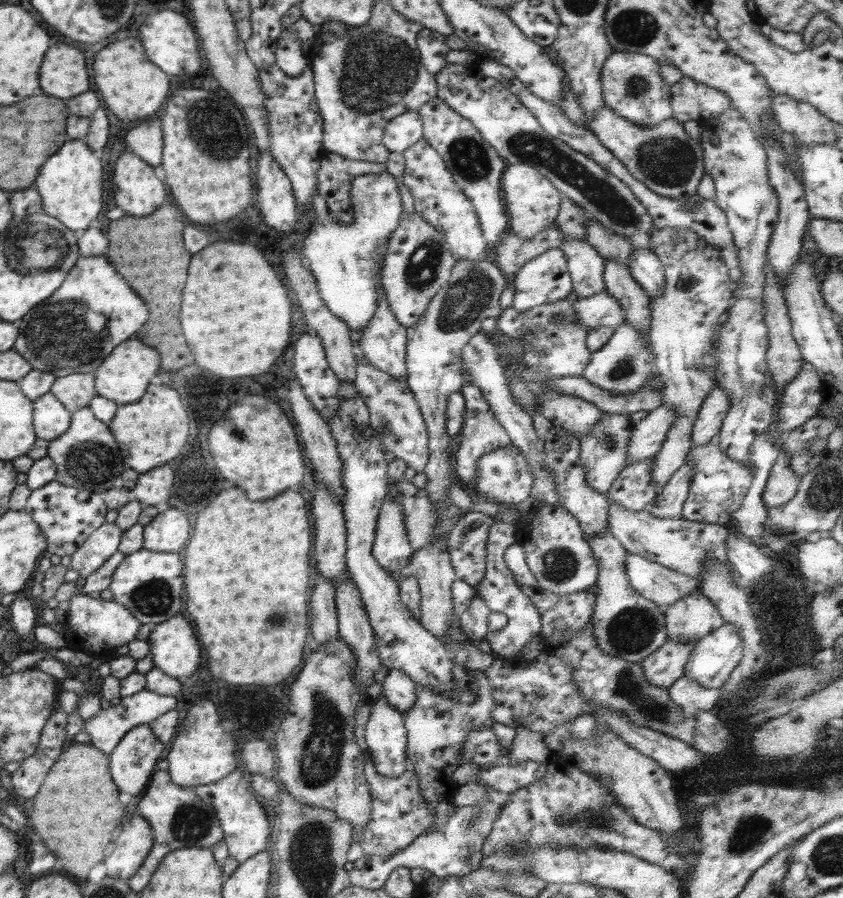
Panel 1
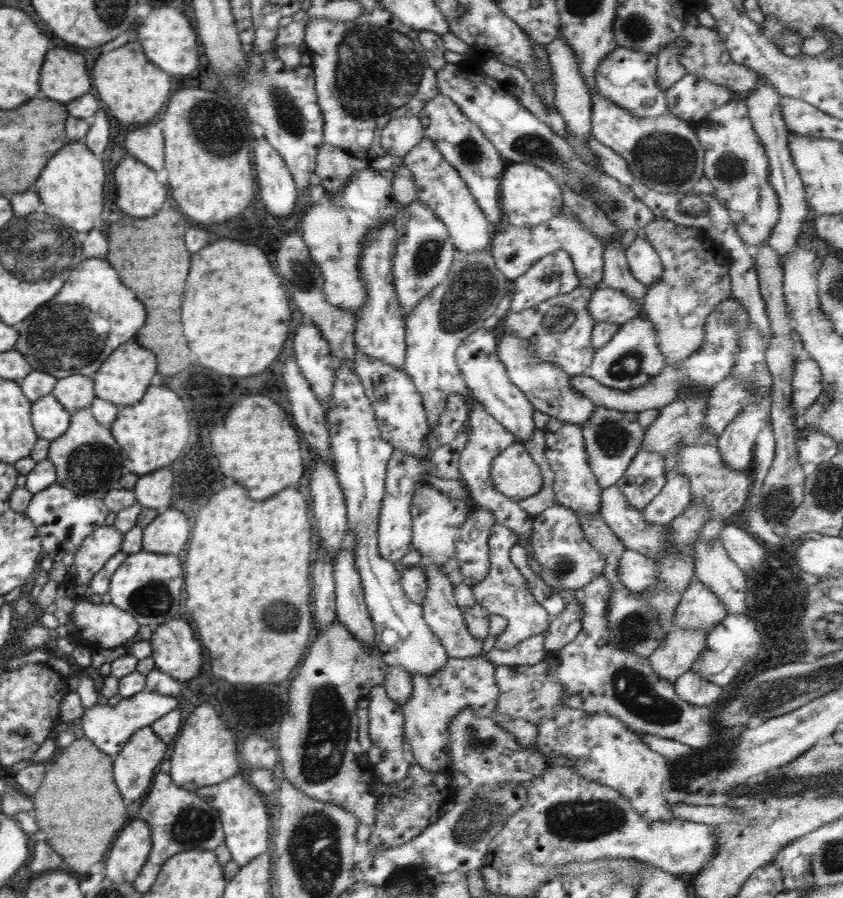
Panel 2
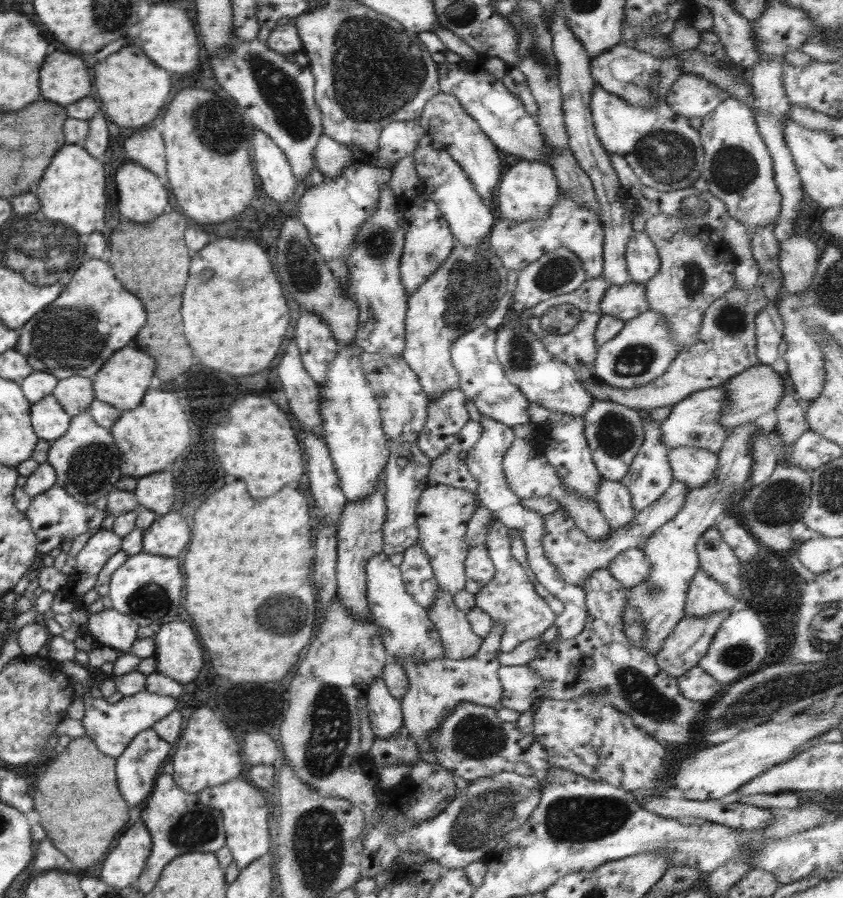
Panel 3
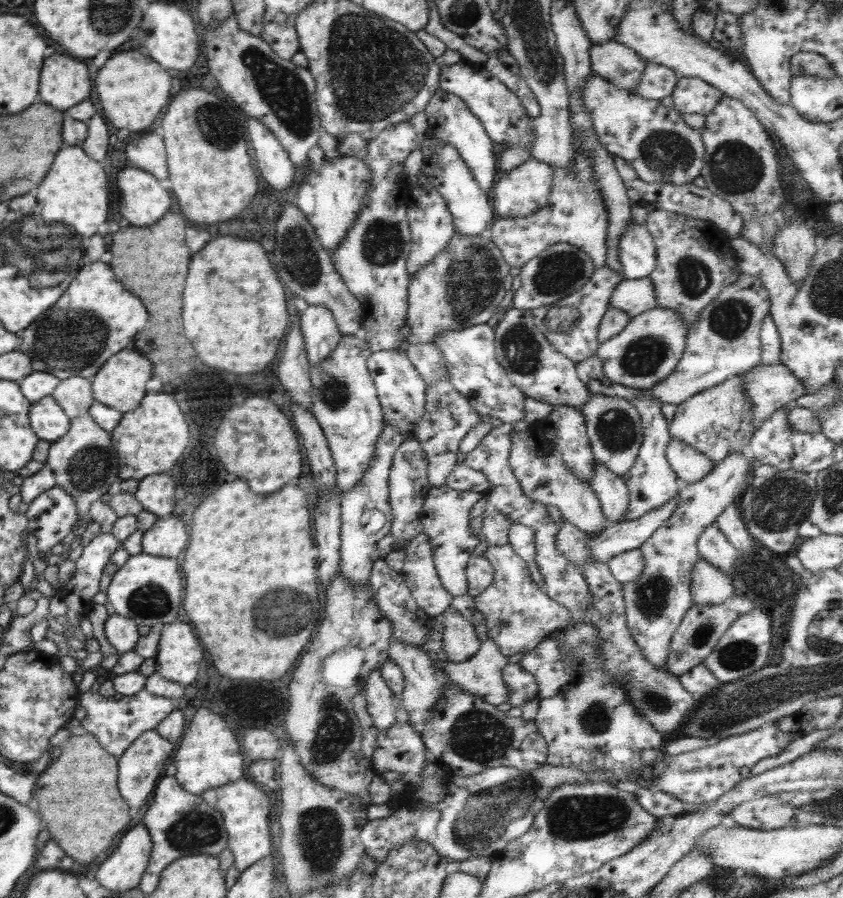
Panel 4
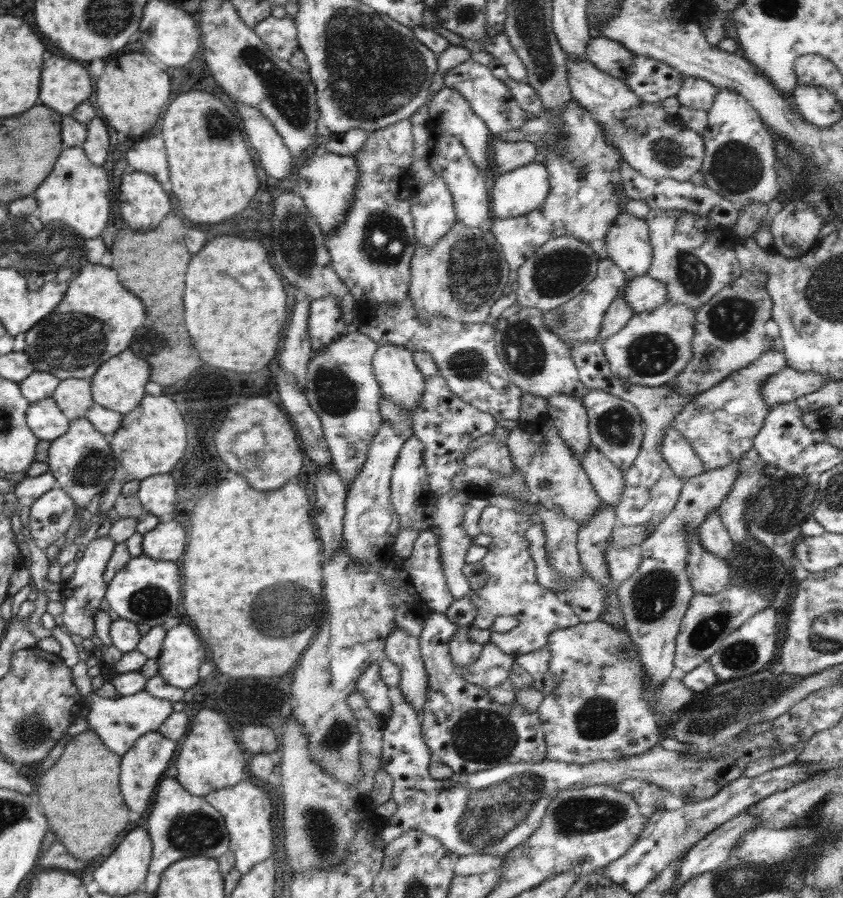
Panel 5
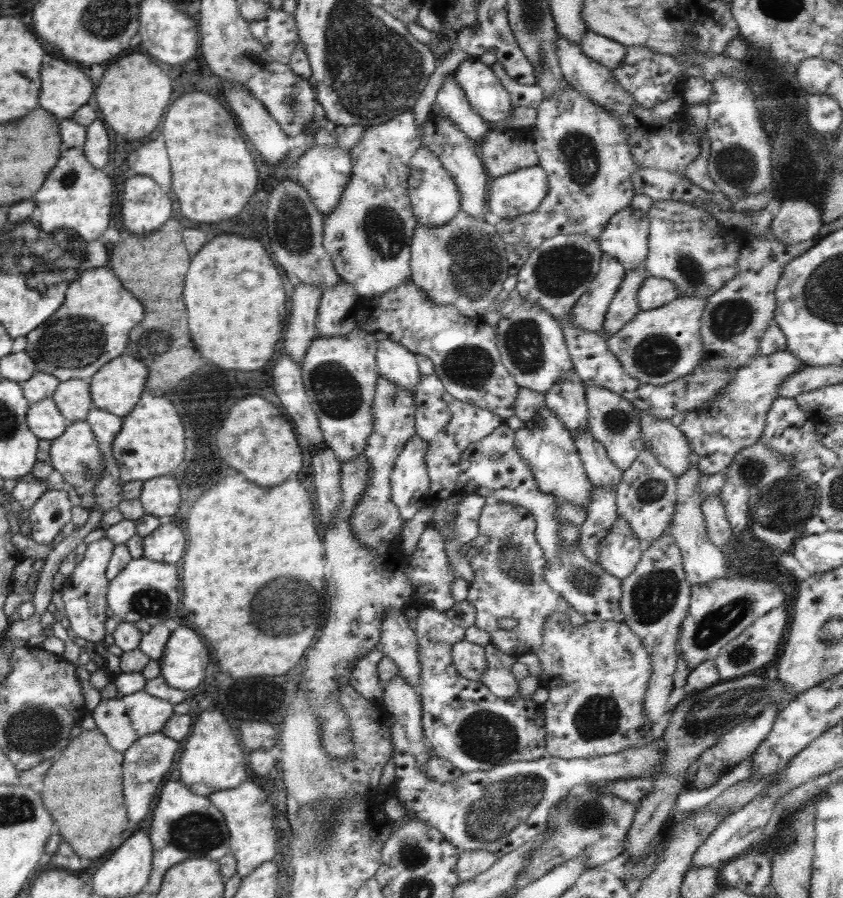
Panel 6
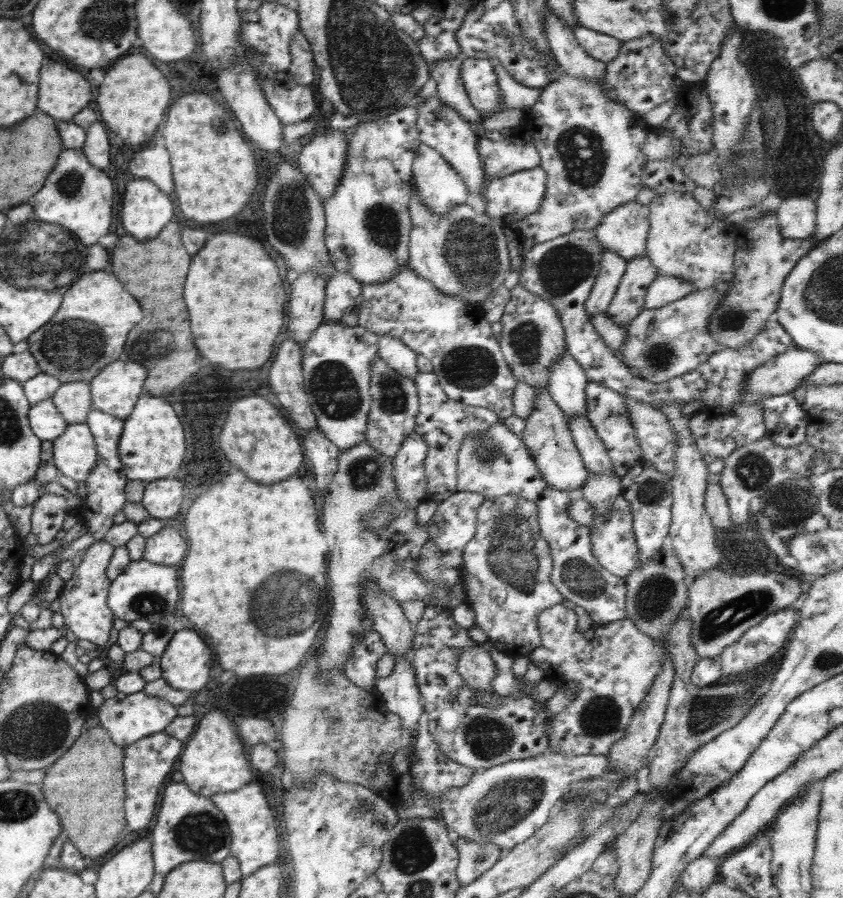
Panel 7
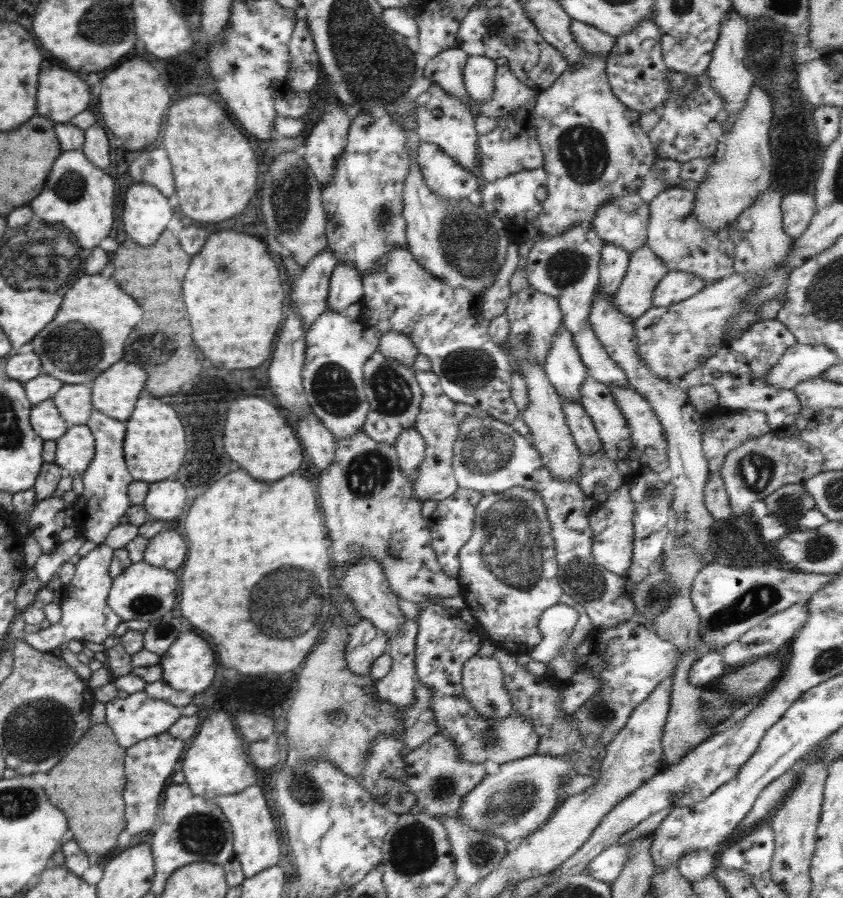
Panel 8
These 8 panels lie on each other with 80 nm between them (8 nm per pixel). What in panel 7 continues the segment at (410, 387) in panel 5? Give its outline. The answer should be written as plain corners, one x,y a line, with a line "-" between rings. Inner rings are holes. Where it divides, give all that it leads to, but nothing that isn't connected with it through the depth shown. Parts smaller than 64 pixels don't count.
391,336
380,337
377,343
377,356
398,375
416,379
419,372
417,368
418,356
412,348
408,348
397,338

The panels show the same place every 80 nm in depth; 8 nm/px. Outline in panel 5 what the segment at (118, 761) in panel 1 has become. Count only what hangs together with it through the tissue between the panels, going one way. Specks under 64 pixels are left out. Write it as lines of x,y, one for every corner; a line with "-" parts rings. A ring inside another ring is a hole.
158,731
143,734
134,743
134,746
127,750
120,762
120,790
124,796
124,802
128,804
130,810
136,814
142,814
144,810
148,811
150,798
154,796
154,788
157,788
159,782
166,776
166,770
170,765
168,762
174,756
177,741
170,740
162,736

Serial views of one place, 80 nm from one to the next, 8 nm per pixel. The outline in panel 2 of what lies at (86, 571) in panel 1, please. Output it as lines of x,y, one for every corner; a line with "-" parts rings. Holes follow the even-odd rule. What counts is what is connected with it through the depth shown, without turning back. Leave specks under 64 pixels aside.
104,525
89,534
75,551
71,584
89,584
109,558
121,550
122,533
113,525

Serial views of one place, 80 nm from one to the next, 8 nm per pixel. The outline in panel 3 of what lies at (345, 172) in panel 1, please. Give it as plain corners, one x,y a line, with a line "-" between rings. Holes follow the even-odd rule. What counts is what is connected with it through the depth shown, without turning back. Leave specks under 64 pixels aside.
322,134
318,140
315,159
318,161
317,166
325,178
340,176
349,164
357,160
346,145
334,141
334,138
325,134

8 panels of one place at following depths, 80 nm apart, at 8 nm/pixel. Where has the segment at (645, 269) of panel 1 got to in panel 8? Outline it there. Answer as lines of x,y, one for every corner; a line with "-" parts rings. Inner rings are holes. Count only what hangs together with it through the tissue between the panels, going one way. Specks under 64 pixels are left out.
638,192
613,198
599,206
592,225
603,241
632,253
647,241
649,203

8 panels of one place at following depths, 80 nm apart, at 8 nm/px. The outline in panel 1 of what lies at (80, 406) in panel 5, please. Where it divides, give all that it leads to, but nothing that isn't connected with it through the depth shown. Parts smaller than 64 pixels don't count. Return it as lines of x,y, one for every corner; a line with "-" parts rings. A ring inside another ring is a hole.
68,374
64,377
56,377
50,390
68,410
70,414
78,412
82,408
89,407
90,401
95,397
95,374

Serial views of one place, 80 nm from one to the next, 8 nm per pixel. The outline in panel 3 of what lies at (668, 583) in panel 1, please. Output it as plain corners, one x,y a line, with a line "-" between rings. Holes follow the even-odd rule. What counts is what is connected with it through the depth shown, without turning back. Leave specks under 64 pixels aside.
642,548
623,550
612,559
607,569
612,576
625,588
642,584
650,574
651,564
647,561

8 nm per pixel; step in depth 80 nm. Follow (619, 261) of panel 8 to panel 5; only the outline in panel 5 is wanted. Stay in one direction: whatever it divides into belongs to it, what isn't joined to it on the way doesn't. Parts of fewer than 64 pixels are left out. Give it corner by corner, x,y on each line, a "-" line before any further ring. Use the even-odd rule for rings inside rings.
609,257
600,259
595,277
578,296
554,310
543,311
542,320
545,327
557,334
560,341
564,341
568,346
572,341
594,341
599,336
605,312
627,280
624,272
614,264
613,260

